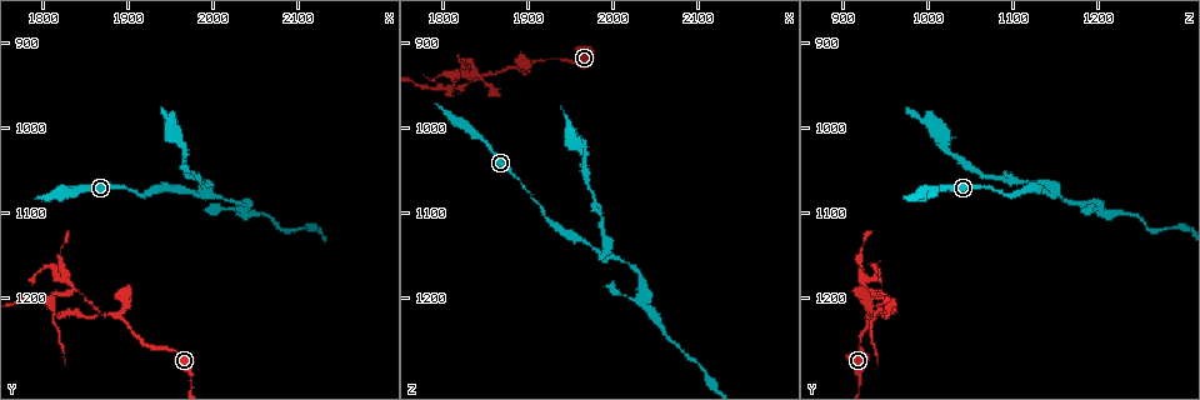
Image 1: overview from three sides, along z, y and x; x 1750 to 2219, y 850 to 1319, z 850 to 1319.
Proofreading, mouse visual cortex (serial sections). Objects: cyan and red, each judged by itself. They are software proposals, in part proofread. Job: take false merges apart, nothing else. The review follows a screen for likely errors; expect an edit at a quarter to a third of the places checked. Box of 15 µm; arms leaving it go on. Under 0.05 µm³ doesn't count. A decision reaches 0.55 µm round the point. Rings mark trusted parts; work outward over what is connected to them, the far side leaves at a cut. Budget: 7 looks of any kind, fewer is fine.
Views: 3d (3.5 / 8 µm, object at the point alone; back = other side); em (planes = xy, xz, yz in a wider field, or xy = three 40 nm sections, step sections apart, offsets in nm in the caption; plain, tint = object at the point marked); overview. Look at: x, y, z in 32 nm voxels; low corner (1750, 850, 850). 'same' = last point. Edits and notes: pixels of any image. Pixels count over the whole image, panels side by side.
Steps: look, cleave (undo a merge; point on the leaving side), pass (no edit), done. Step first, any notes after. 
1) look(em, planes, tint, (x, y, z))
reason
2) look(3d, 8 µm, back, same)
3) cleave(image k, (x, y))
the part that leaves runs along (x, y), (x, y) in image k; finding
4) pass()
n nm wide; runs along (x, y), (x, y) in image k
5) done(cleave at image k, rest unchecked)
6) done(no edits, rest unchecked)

look(3d, 3.5 µm, (1985, 1080, 1150))
two arms in line, one across

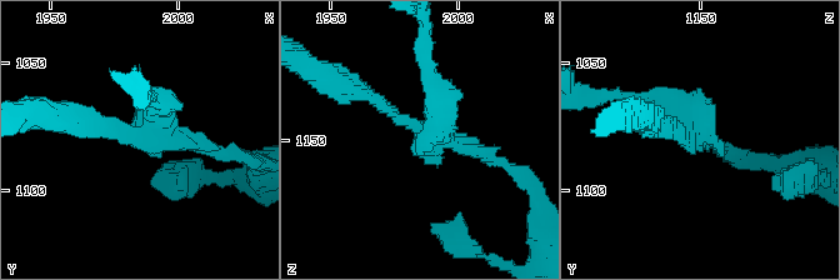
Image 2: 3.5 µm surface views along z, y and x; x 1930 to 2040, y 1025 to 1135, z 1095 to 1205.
look(em, xy, step 2, tint, (1987, 1080, 1146))
3 arms; arms of 200, 200, 250 nm

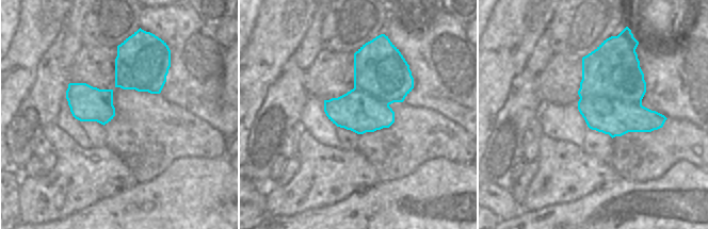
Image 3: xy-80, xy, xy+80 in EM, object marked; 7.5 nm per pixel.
cleave(image 2, (443, 113))
a second cell is stuck on

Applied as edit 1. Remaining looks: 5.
look(overview)

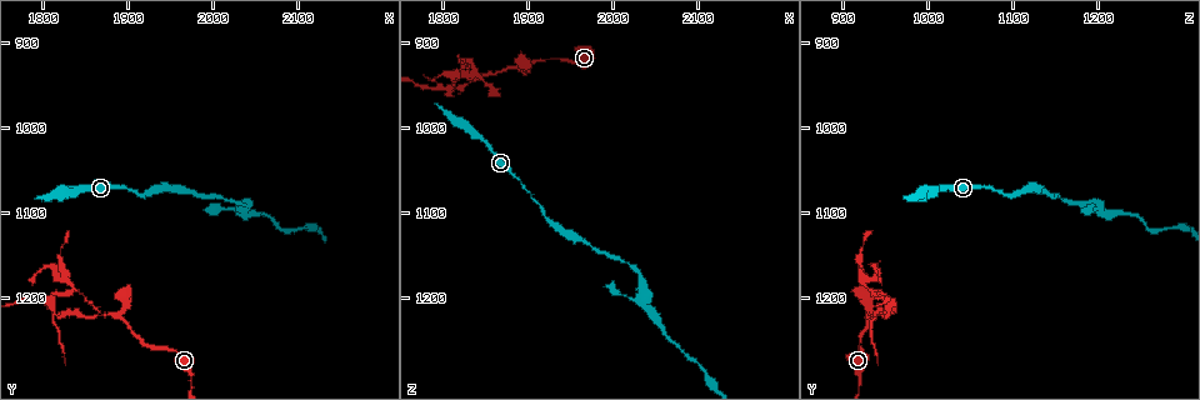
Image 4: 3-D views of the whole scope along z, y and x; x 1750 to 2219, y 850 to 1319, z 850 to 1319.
look(3d, 3.5 µm, (2010, 1095, 1195))
a narrow waist

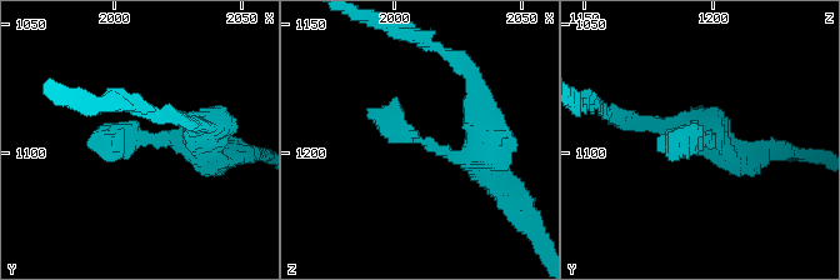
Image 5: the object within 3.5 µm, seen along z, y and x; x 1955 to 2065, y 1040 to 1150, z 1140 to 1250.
pass()
runs along (485, 141), (451, 158), (366, 109) in image 5; one cell here

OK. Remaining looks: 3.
look(3d, 3.5 µm, (1920, 1250, 915))
thin neck

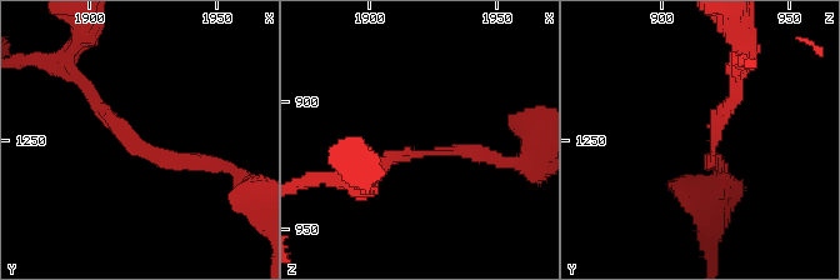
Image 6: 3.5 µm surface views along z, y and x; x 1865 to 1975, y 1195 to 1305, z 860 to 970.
look(em, planes, tint, (1922, 1255, 920))

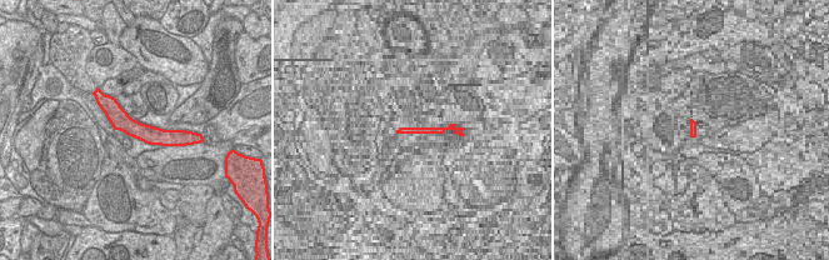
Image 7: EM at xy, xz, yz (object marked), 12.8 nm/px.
look(em, xy, step 5, tint, same)
another direction

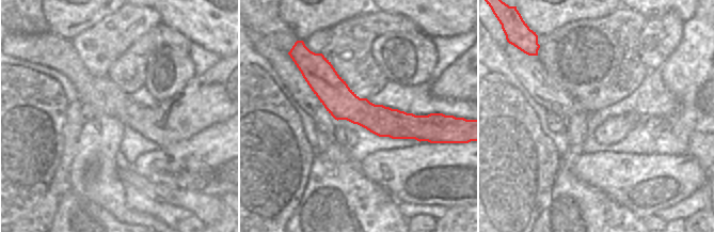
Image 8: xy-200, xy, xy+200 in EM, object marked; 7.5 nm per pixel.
pass()
arms of 200, 200 nm; runs along (225, 165), (155, 161), (90, 93) in image 6; continuous, no second cell

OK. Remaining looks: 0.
done(cleave at image 2, rest unchecked)

